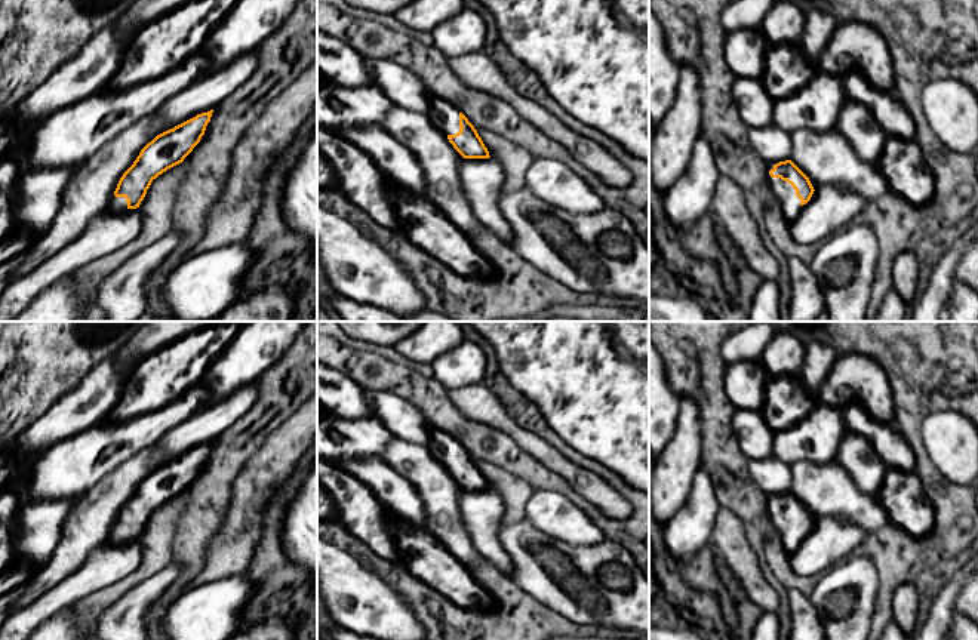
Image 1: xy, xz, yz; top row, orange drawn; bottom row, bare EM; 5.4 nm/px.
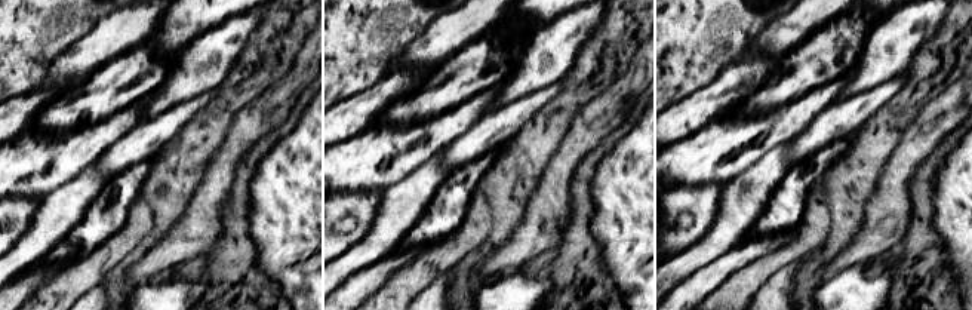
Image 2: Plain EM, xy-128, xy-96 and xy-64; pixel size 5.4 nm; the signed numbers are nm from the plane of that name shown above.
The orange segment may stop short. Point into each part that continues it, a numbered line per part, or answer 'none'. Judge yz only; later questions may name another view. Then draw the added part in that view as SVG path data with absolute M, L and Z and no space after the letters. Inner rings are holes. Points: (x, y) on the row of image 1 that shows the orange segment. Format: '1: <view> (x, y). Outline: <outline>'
1: yz (784, 193). Outline: M771 175L769 184L775 200L781 204L784 218L788 222L793 222L803 207L800 204L802 200L796 196L796 190L787 181L782 181L781 178L772 178Z

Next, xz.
1: xz (443, 114). Outline: M430 95L428 119L443 135L455 135L459 132L459 111L448 101Z

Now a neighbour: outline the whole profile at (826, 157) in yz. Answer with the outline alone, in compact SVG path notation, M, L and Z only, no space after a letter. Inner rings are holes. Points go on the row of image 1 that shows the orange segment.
M836 127L827 132L796 130L790 160L809 178L814 190L834 185L861 196L865 203L889 191L876 161L864 163Z

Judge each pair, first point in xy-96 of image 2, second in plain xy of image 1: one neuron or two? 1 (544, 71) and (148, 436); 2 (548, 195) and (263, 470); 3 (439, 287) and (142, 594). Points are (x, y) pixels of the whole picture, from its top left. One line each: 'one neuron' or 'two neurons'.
1: two neurons
2: one neuron
3: one neuron

